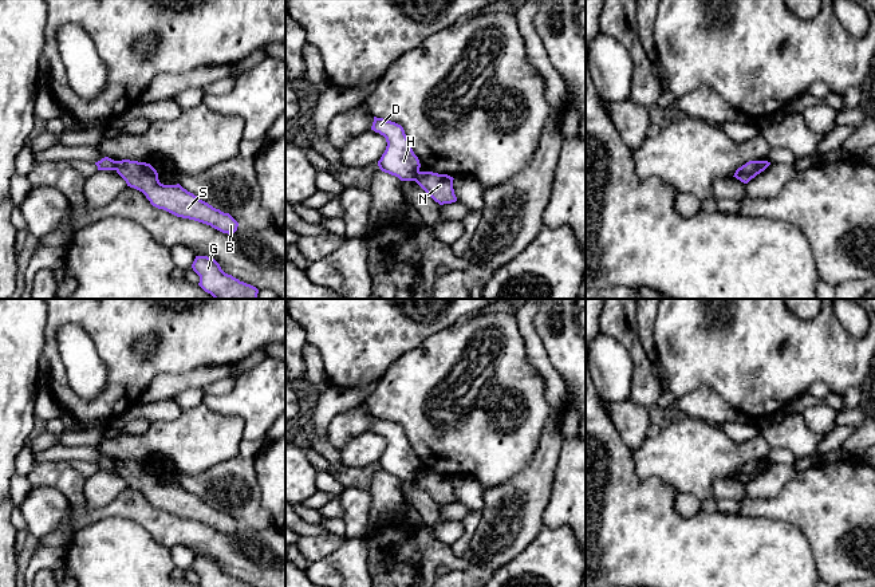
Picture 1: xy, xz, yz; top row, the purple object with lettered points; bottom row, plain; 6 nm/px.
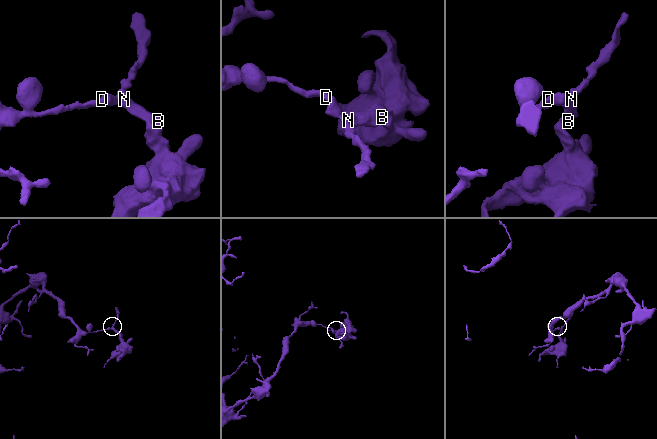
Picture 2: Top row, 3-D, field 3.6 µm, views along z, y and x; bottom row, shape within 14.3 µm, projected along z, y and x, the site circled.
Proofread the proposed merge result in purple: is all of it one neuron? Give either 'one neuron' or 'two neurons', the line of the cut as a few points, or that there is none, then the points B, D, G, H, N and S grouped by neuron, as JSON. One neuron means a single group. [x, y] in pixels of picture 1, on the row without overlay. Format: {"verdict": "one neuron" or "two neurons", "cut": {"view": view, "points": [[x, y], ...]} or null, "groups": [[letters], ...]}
{"verdict": "two neurons", "cut": {"view": "xy", "points": [[114, 461], [115, 469]]}, "groups": [["B", "G", "N", "S"], ["D", "H"]]}

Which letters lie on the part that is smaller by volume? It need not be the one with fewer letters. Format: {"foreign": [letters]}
{"foreign": ["B", "G", "N", "S"]}

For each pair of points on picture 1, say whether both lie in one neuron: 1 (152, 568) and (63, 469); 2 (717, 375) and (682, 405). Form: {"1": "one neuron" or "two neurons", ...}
{"1": "two neurons", "2": "two neurons"}

